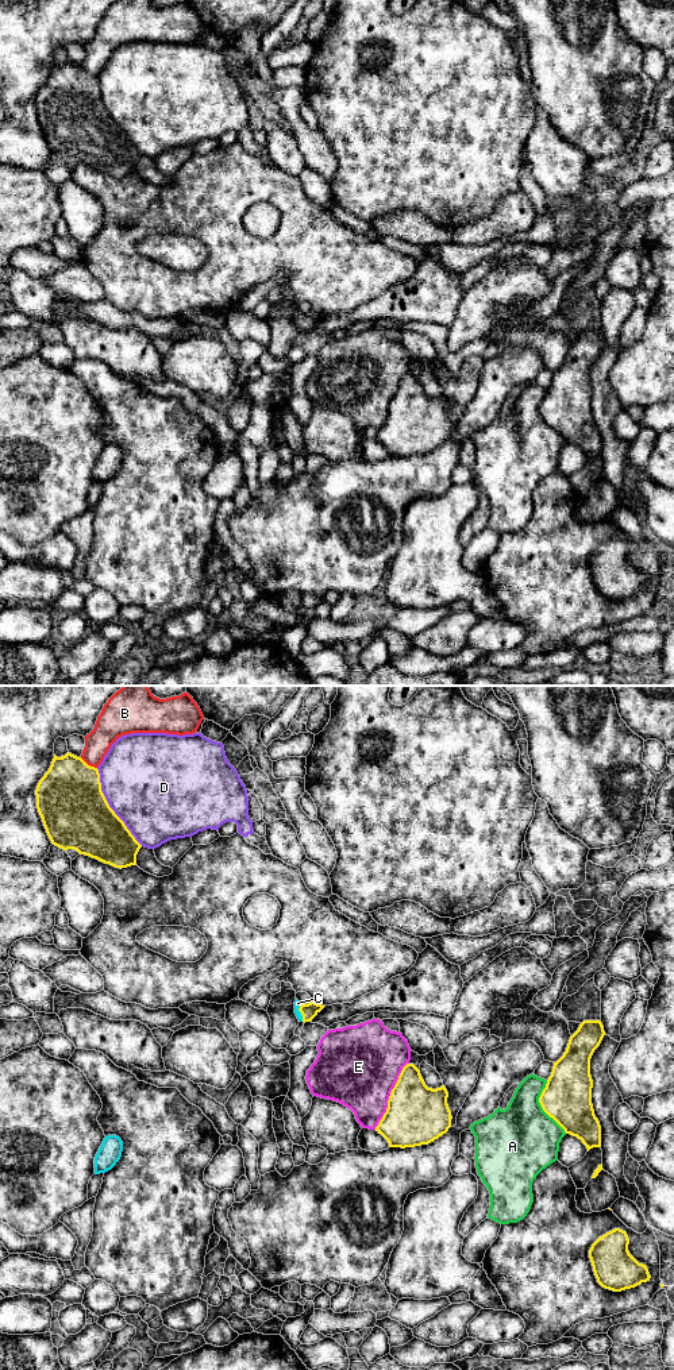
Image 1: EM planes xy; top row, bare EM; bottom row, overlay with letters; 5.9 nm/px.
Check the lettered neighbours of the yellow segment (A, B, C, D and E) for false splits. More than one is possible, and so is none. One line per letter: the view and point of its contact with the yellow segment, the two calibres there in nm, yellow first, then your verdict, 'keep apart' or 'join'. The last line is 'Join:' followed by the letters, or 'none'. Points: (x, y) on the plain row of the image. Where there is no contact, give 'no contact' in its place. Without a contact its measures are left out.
A: xy (542, 416) | 280/440 nm | keep apart
B: xy (87, 73) | 400/160 nm | keep apart
C: xy (301, 321) | 90/40 nm | join
D: xy (110, 116) | 400/480 nm | keep apart
E: xy (389, 405) | 360/480 nm | keep apart
Join: C

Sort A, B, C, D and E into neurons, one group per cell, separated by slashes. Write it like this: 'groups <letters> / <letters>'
groups A / B / C / D / E

